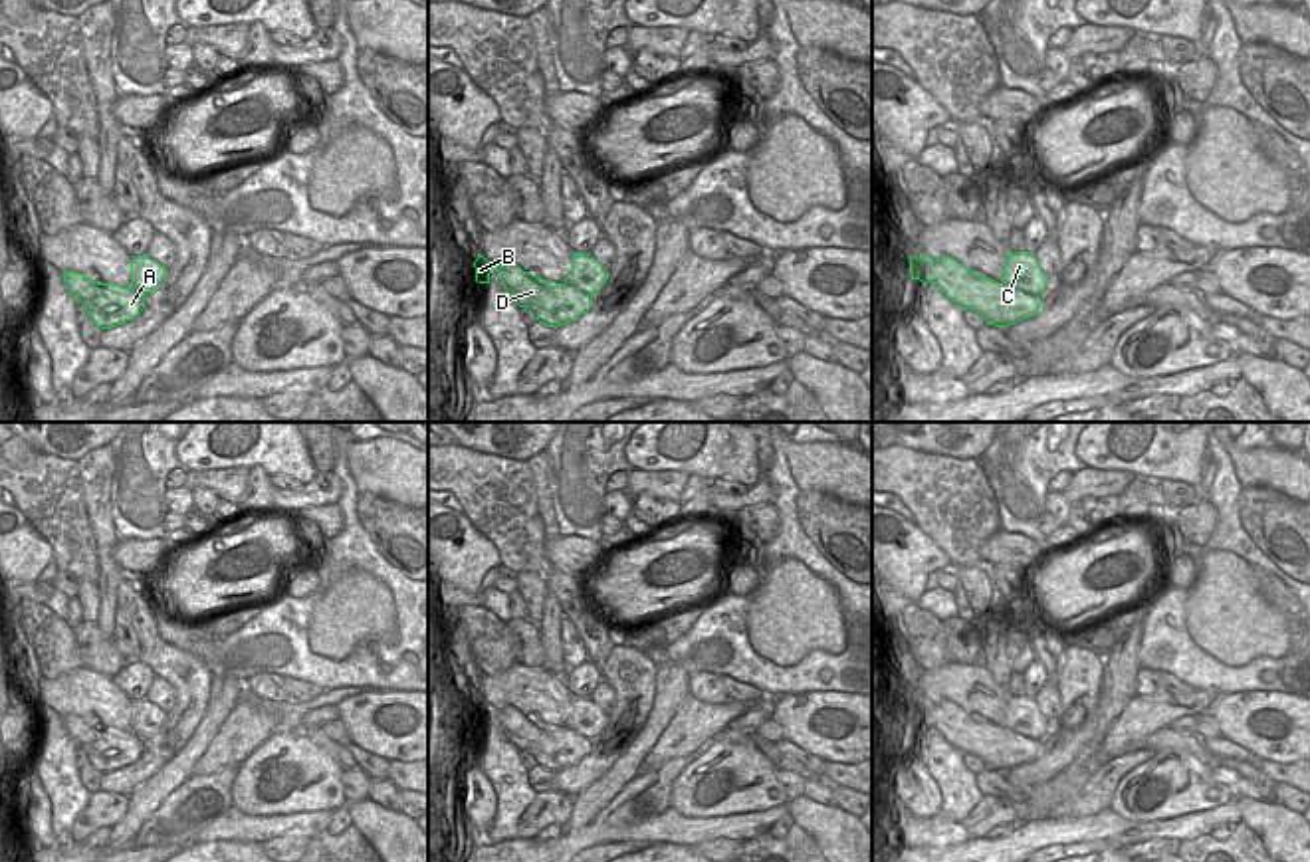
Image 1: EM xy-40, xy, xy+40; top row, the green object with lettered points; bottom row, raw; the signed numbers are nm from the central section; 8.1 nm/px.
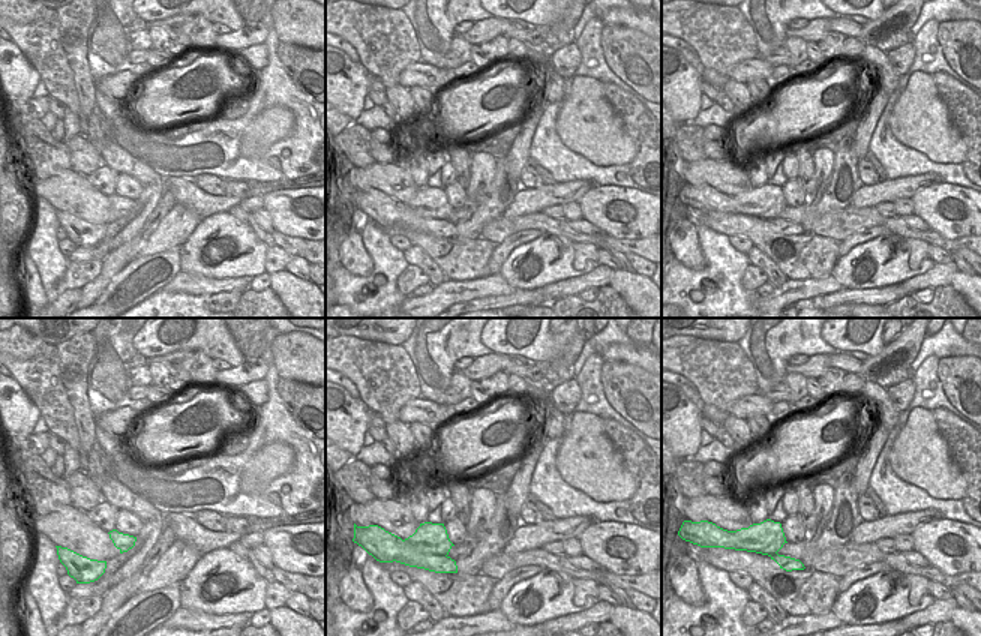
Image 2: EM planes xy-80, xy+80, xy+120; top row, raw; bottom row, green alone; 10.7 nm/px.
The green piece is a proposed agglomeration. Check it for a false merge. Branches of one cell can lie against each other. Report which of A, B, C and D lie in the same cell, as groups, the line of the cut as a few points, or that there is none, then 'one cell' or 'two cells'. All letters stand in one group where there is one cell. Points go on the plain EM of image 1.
groups A B D / C; cut xy+40 (1003, 726), (1037, 740); two cells

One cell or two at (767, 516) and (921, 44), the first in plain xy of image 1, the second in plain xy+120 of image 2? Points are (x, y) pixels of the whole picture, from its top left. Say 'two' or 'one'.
two

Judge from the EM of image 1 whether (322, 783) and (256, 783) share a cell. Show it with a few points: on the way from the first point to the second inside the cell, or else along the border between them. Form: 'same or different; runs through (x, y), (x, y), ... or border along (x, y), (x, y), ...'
same; runs through (306, 783), (272, 783)

